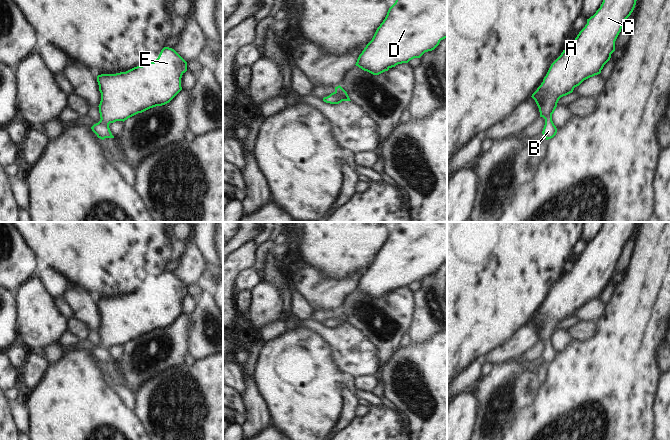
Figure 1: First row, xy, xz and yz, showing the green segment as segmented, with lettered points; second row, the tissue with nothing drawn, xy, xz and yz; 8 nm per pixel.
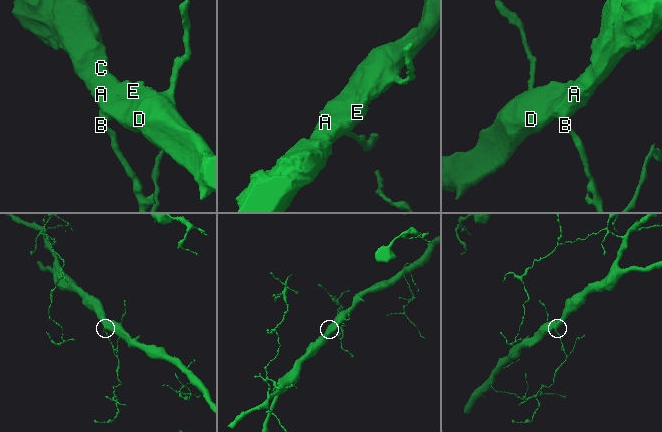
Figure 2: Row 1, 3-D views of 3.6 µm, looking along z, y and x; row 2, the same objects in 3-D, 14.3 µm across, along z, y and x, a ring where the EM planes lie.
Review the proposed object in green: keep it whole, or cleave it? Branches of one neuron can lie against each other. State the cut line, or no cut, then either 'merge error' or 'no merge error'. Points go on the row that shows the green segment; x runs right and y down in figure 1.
cut none; no merge error

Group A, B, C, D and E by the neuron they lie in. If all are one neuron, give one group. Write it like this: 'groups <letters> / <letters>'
groups A B C D E

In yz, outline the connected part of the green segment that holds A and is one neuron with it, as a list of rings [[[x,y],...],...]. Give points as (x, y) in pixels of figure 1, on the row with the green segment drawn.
[[[603,0],[596,13],[587,19],[587,24],[573,40],[573,44],[551,64],[541,85],[532,94],[540,117],[545,119],[542,134],[546,140],[553,138],[557,128],[552,121],[559,99],[573,92],[584,80],[601,73],[604,65],[615,51],[615,41],[626,19],[633,12],[637,0]]]

